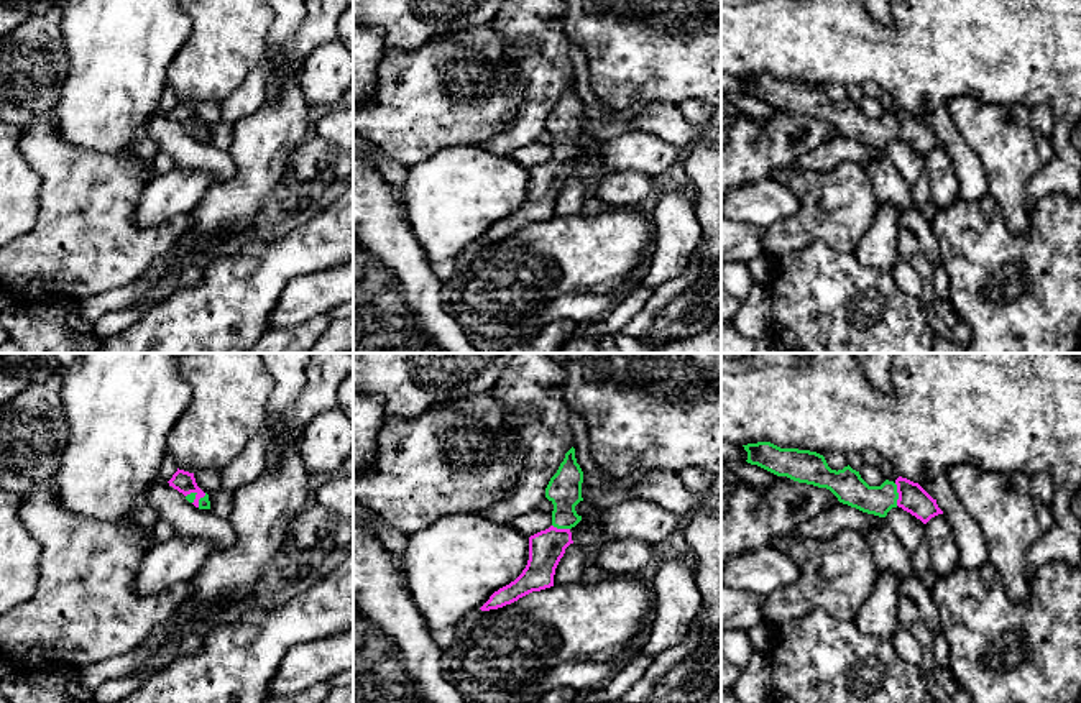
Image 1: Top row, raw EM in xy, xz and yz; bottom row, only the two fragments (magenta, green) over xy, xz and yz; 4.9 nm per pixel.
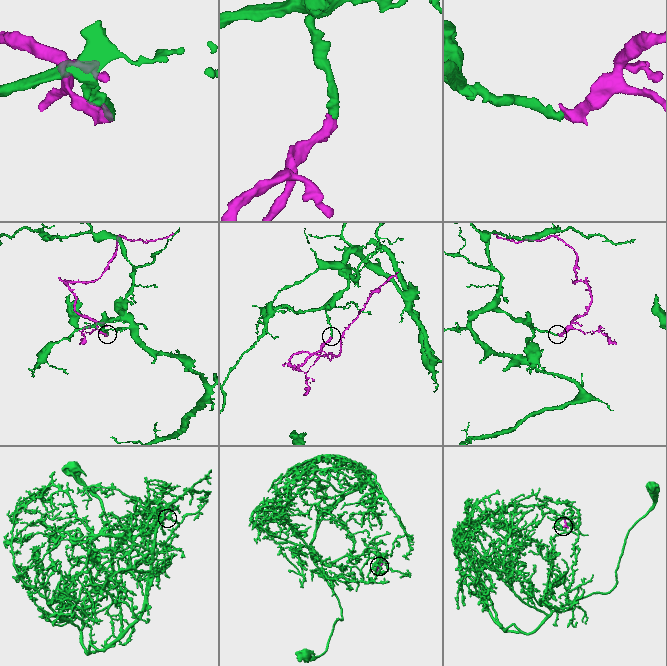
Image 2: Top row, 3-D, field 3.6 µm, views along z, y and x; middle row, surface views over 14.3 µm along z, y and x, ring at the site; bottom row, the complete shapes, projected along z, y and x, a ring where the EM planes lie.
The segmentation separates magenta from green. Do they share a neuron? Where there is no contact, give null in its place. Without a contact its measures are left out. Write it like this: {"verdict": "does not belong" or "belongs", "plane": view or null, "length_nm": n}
{"verdict": "belongs", "plane": "yz", "length_nm": 110}

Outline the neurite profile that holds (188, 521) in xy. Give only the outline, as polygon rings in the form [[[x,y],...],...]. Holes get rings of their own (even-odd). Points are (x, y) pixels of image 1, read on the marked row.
[[[161,476],[150,486],[145,498],[158,511],[159,519],[174,529],[176,537],[205,539],[215,552],[230,549],[237,540],[228,519],[215,516],[210,509],[196,508]]]

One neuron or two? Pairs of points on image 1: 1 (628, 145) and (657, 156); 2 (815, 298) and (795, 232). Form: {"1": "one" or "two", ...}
{"1": "one", "2": "two"}

